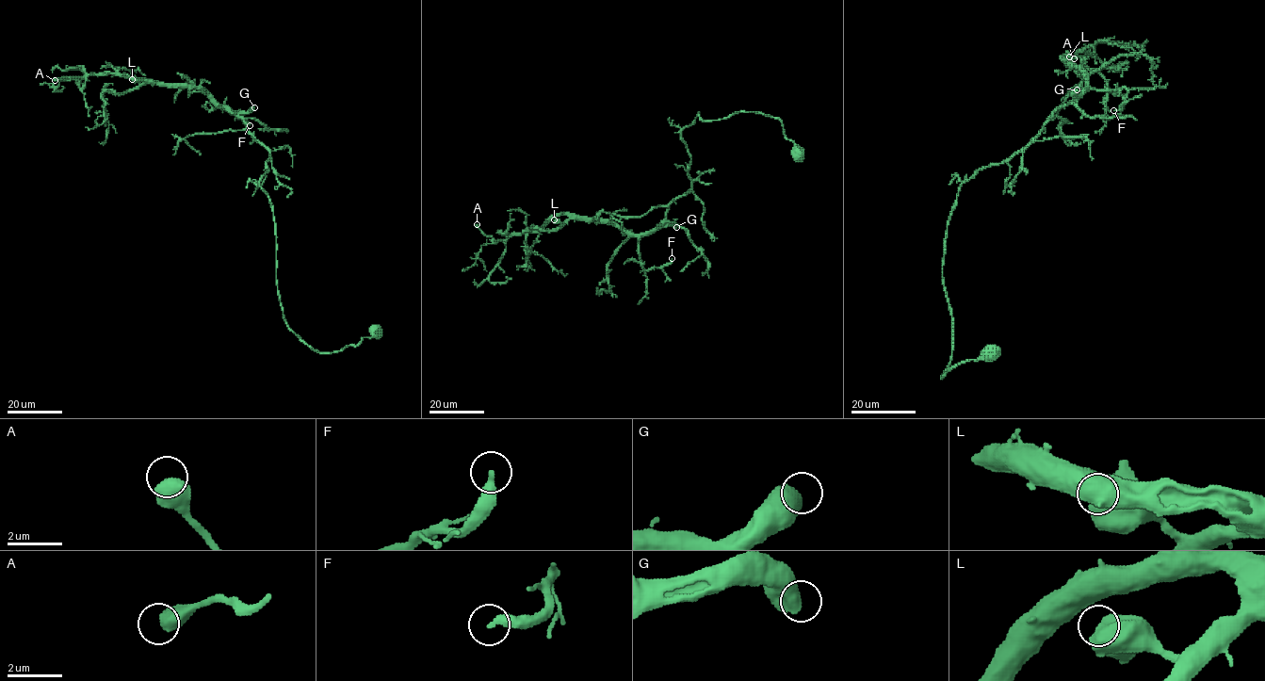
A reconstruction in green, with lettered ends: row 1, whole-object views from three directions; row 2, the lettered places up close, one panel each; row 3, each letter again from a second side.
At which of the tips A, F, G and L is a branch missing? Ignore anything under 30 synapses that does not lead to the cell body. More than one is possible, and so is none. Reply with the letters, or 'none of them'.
G

